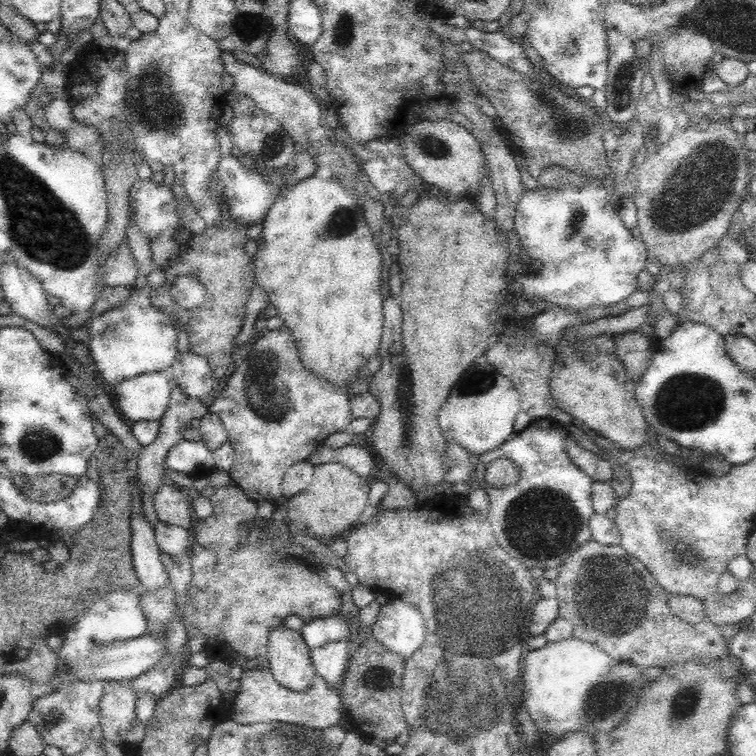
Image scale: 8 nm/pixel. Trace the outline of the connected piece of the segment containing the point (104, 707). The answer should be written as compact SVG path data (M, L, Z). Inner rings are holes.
M131 680L107 682L99 704L105 740L122 747L132 720L136 718L137 696L132 690Z

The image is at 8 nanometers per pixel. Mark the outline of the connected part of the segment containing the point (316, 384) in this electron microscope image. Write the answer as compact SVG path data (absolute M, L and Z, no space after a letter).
M284 326L269 330L254 341L252 350L227 378L225 390L208 406L208 411L221 418L227 440L234 447L234 464L229 470L232 483L242 489L250 500L274 503L276 498L282 496L282 476L290 463L308 461L310 454L323 444L329 434L346 431L353 419L350 395L337 390L330 381L310 373L299 354L290 330Z

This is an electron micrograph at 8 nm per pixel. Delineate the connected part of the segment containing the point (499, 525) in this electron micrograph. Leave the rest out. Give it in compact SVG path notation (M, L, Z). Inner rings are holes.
M549 416L533 419L527 428L515 432L514 438L509 438L502 446L482 453L477 465L474 466L474 479L481 482L489 496L487 517L498 544L512 558L529 569L542 568L544 571L558 571L560 565L572 552L591 539L589 520L595 513L591 499L593 480L571 461L565 447L566 437L566 426ZM497 458L510 458L519 466L521 474L515 484L504 485L502 488L494 488L486 484L485 470L488 464Z

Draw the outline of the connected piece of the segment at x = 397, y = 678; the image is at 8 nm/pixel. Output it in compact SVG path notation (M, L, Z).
M362 634L360 643L360 647L350 658L345 674L338 684L346 729L358 732L365 741L370 742L374 738L394 743L402 732L409 730L399 692L402 672L405 670L405 659L376 641L372 634L370 636Z

